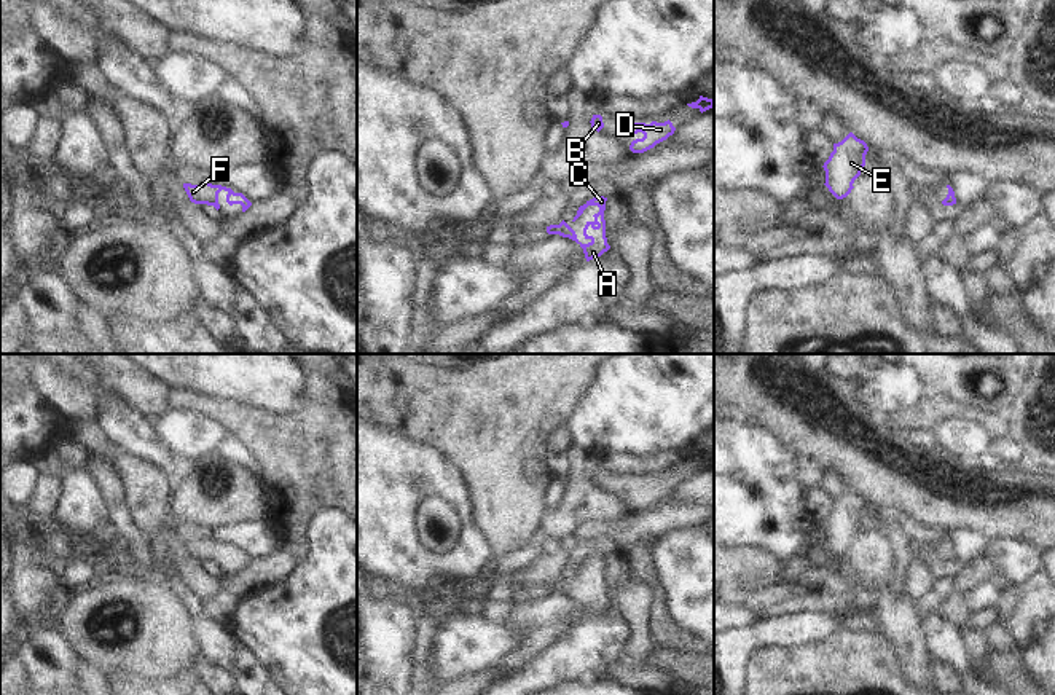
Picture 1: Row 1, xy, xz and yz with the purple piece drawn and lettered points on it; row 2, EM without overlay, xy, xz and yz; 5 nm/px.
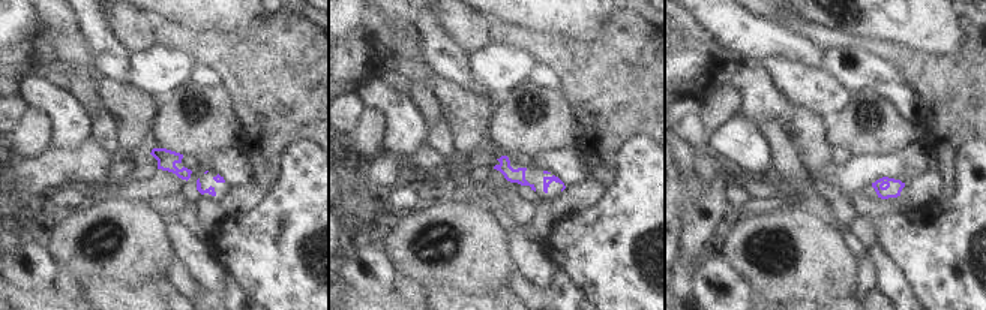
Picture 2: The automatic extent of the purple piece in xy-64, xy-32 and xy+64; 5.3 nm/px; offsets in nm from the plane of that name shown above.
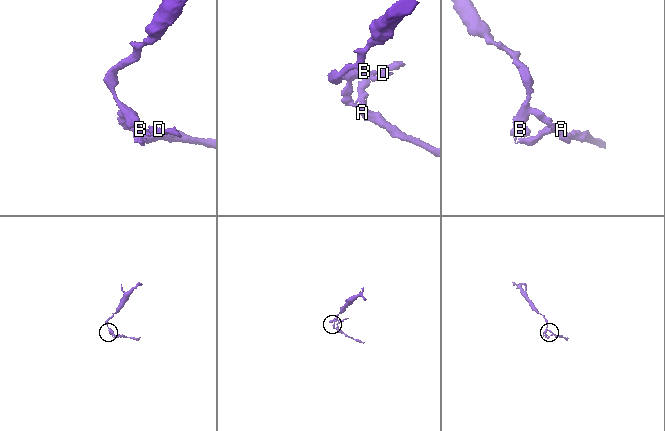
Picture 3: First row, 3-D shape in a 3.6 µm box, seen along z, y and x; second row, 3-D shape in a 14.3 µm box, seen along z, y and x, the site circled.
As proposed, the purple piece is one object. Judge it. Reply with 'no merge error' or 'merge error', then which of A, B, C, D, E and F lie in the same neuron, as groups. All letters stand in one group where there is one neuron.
no merge error; groups A B C D E F

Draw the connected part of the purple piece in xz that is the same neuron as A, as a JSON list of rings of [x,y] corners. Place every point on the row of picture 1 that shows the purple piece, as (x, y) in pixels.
[[[596,196],[590,201],[586,201],[583,206],[578,207],[577,215],[572,220],[572,222],[575,222],[588,206],[599,207],[599,212],[593,215],[594,220],[586,222],[586,225],[583,228],[583,236],[585,236],[585,239],[590,241],[588,244],[582,244],[577,239],[575,231],[564,220],[559,225],[547,226],[547,233],[559,234],[563,238],[569,238],[569,239],[575,241],[583,249],[586,261],[601,257],[604,252],[607,252],[610,249],[610,245],[607,244],[607,238],[606,238],[606,220],[604,220],[606,201],[607,201],[607,198],[604,198],[604,196]]]

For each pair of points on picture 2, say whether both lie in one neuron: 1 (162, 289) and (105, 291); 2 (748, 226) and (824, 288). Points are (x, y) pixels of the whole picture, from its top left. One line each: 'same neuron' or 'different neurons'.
1: same neuron
2: same neuron

